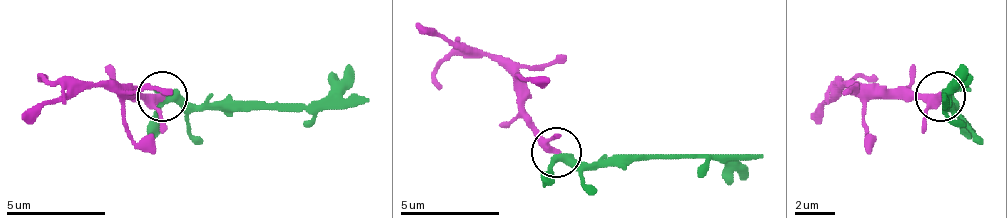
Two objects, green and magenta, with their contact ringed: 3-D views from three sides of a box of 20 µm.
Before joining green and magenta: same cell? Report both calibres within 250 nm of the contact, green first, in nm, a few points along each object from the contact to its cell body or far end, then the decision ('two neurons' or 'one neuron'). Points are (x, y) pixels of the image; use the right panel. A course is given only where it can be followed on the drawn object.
320 nm thick on the green side, 300 nm on the other; green runs (944, 97), (949, 107), (944, 102), (964, 62); magenta runs (939, 97), (874, 97), (844, 87), (809, 117); one neuron

